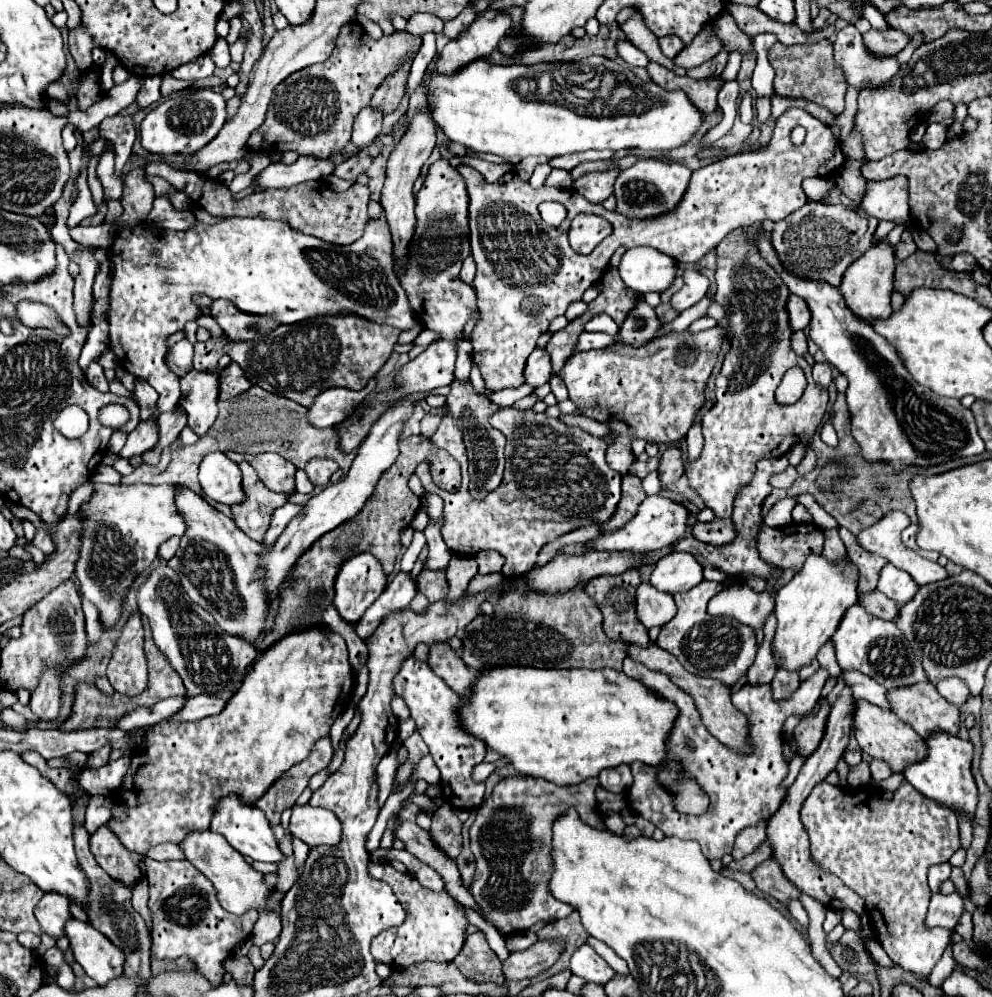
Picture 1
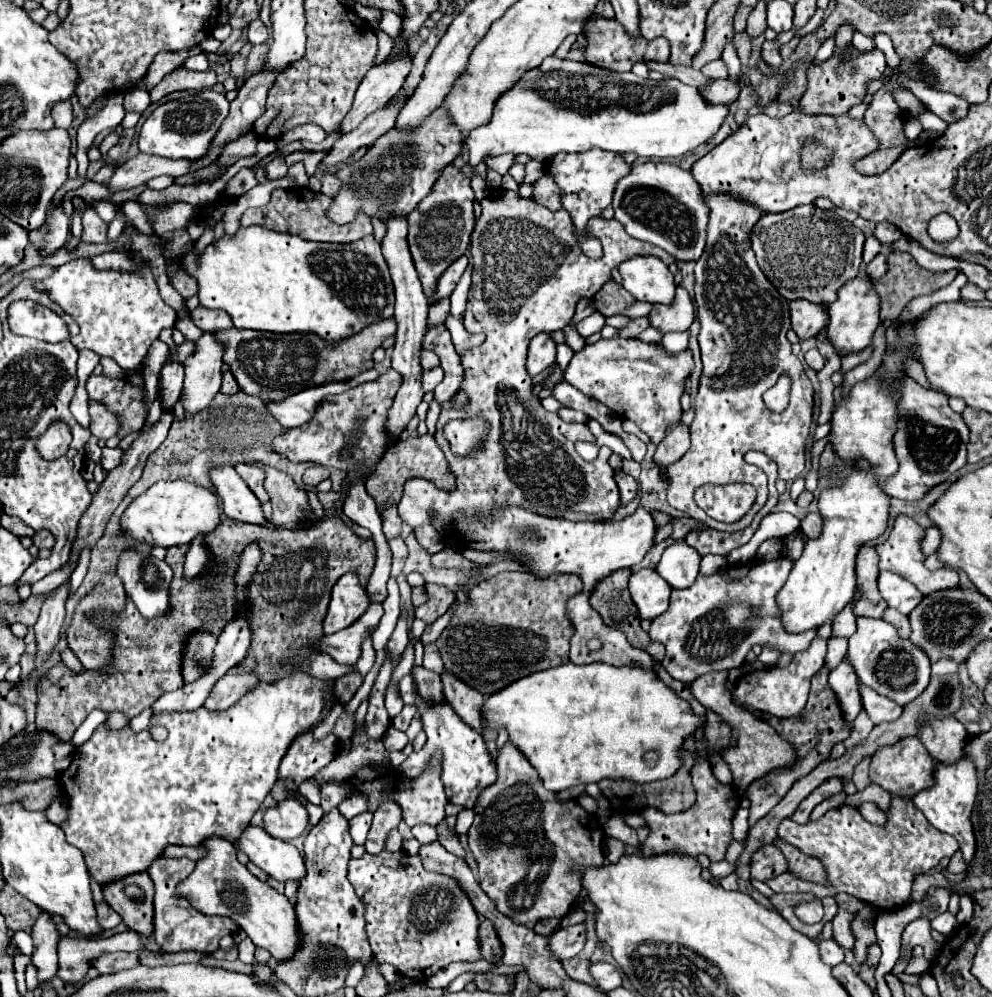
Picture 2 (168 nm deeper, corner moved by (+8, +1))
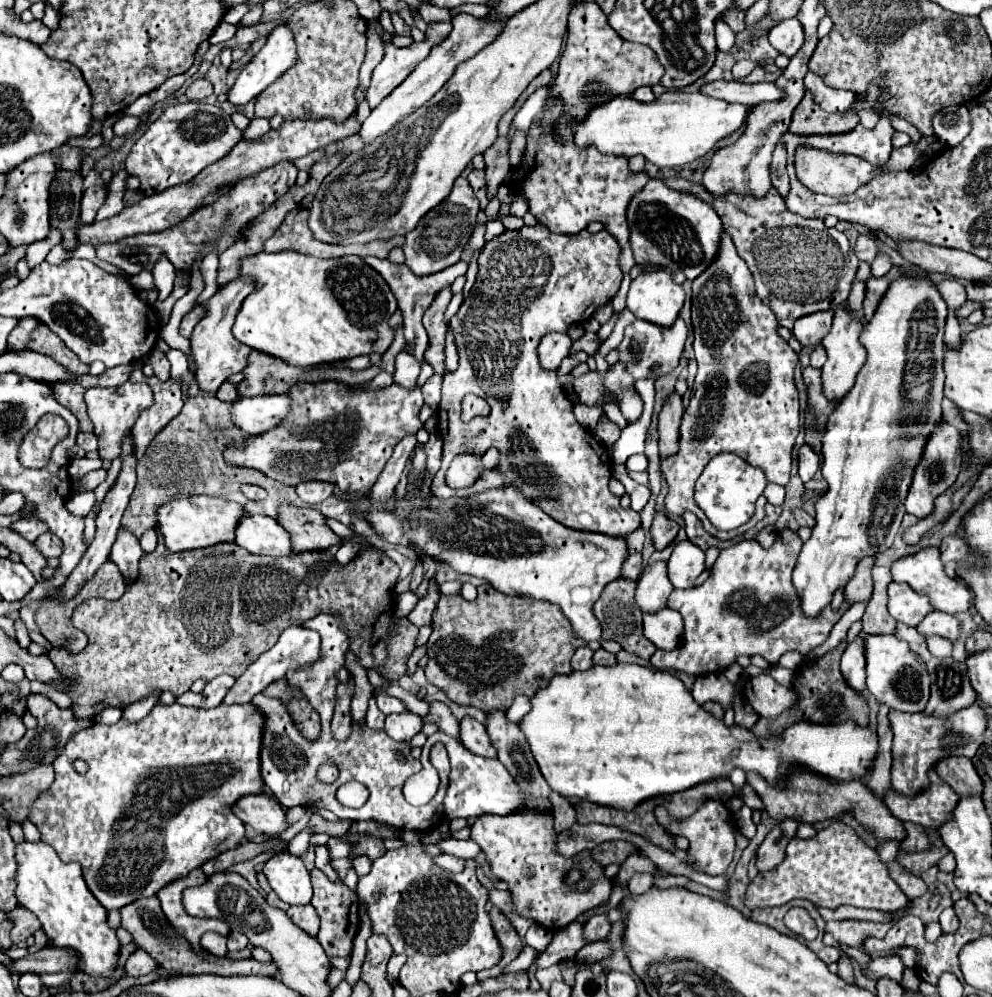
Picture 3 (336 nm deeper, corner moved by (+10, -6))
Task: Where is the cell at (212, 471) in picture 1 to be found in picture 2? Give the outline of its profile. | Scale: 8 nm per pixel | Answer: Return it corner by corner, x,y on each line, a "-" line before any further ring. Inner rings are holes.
231,464
213,466
209,472
209,480
215,486
215,492
229,518
253,524
261,524
265,520
259,500

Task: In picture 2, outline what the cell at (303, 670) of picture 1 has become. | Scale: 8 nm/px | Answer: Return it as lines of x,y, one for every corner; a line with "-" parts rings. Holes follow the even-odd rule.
295,666
291,670
291,674
277,678
273,682
259,682
253,690
249,690
243,698
237,700
237,704
233,704
227,710
221,712
207,712
205,708
193,710
193,712
159,712
151,716
151,728
153,726
163,726
169,734
163,742
157,742
151,738
149,730
143,730
139,734
131,734
127,728
119,730
119,732
105,732
105,724
99,726
91,740
87,744
83,744
83,748
79,748
79,752
75,752
71,766
59,776
59,784
67,796
69,802
69,818
67,822
61,824
67,842
73,844
75,848
79,848
85,856
89,874
99,882
99,884
107,884
109,880
117,880
117,876
127,876
127,874
135,874
135,872
143,872
147,870
147,864
151,864
151,860
161,856
161,850
167,844
177,844
177,846
199,846
207,836
221,836
227,840
233,840
235,836
239,836
239,832
251,822
251,816
257,812
257,808
261,806
261,802
265,800
265,796
271,790
271,784
275,784
277,780
277,772
279,772
279,764
283,760
283,756
287,754
289,746
295,742
297,736
307,734
321,718
325,706
327,706
327,692
333,688
333,680
319,680
315,676
311,676
309,672
301,670
299,666

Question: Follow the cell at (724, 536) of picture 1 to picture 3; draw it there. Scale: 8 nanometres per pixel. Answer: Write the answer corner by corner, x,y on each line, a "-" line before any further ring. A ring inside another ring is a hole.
655,513
653,517
653,525
651,525
651,539
653,539
653,547
655,549
665,549
675,537
677,537
679,525
677,521
669,519
665,513

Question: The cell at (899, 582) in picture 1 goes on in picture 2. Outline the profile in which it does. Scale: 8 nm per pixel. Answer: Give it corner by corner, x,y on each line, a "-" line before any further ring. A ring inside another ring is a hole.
879,572
877,578
877,588
881,592
881,596
885,598
885,602
899,610
901,614
909,614
911,608
915,608
915,604
919,604
919,598
923,598
923,594
905,578
893,574
893,572

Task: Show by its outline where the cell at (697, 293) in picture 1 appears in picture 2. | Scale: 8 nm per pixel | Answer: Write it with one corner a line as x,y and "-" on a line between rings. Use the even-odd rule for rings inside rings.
677,286
675,300
671,304
655,304
649,314
651,326
661,332
681,332
691,326
695,320
695,306
689,292
683,286

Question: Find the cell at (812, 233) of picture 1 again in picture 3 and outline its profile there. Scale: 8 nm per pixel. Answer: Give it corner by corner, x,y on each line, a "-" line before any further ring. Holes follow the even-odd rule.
669,177
663,181
669,189
703,199
715,209
739,257
747,263
753,275
757,297
775,313
781,327
793,331
793,323
799,317
823,309
835,309
835,305
847,301
859,261
855,251
851,251
845,233
827,227
821,229
821,219
805,219
791,213
785,207
783,197
773,189
769,189
763,199
749,197
751,211
737,211
739,195
735,193
715,197
701,187
701,183
683,177

